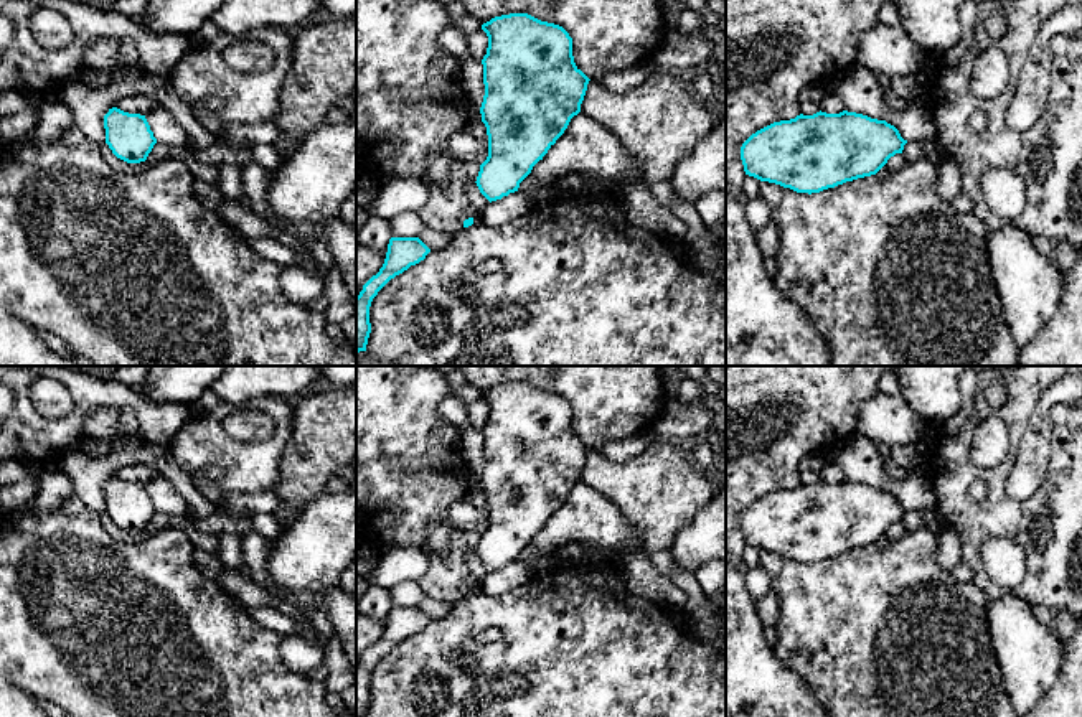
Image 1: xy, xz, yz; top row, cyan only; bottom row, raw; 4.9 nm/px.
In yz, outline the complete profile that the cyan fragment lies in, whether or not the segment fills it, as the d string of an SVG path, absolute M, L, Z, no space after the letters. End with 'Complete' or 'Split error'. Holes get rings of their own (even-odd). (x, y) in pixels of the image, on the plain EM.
M820 480L757 499L742 513L741 529L749 546L812 564L876 544L891 526L902 523L906 513L899 499L886 490L848 480L840 483Z. Complete

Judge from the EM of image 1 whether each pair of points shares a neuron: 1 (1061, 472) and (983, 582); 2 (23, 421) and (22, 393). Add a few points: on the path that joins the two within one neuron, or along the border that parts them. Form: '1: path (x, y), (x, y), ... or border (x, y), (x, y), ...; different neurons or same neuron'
1: path (1036, 506), (1025, 518), (997, 518), (973, 548); same neuron
2: path (23, 414), (22, 399); same neuron

